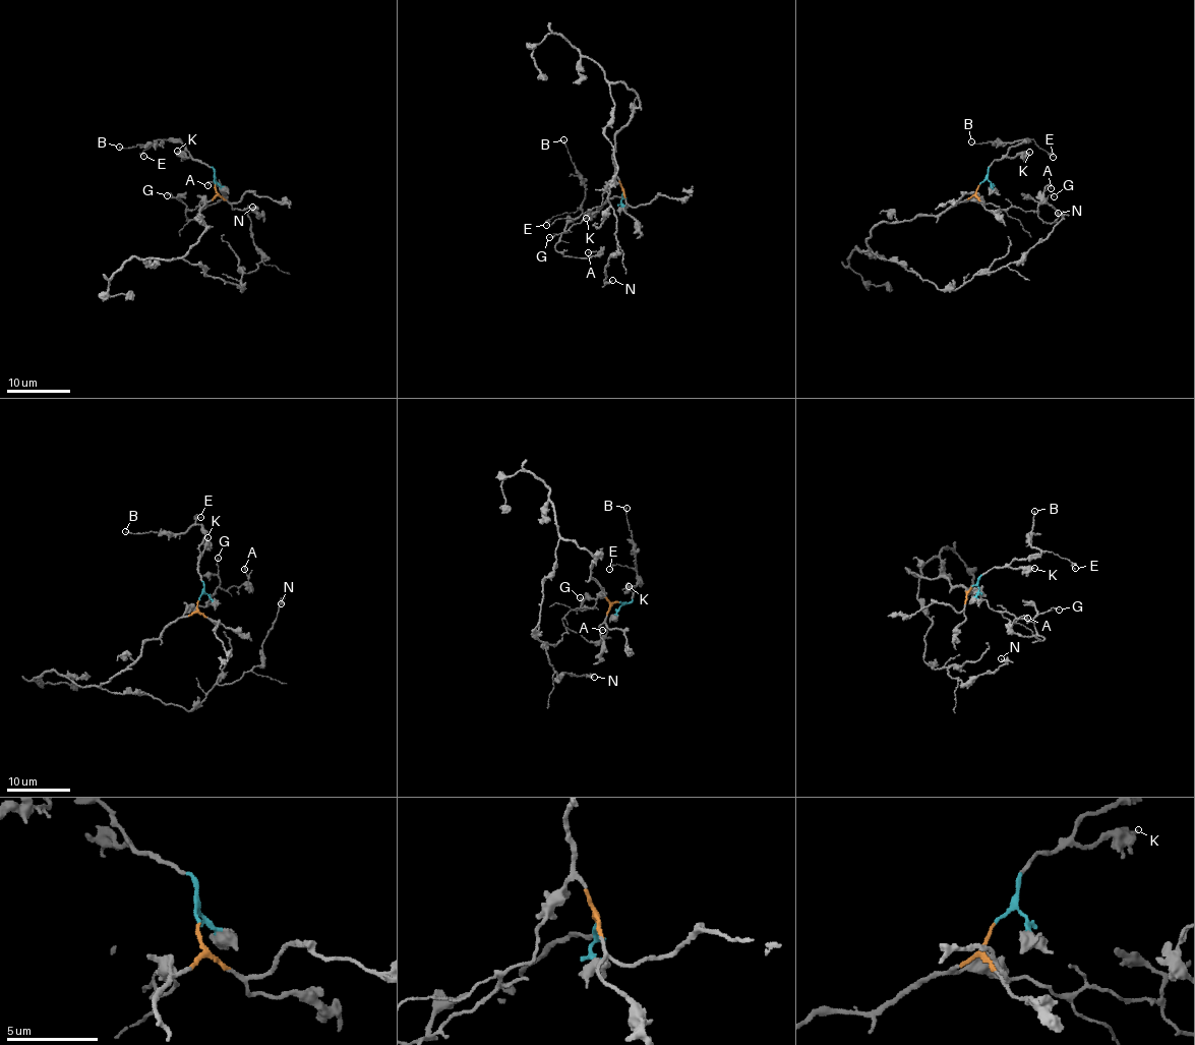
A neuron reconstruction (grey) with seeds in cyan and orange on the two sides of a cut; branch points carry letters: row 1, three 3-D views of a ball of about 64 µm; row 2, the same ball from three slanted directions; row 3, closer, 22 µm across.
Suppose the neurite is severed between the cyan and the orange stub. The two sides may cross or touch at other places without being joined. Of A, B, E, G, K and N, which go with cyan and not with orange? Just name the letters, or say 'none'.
B, E, K

